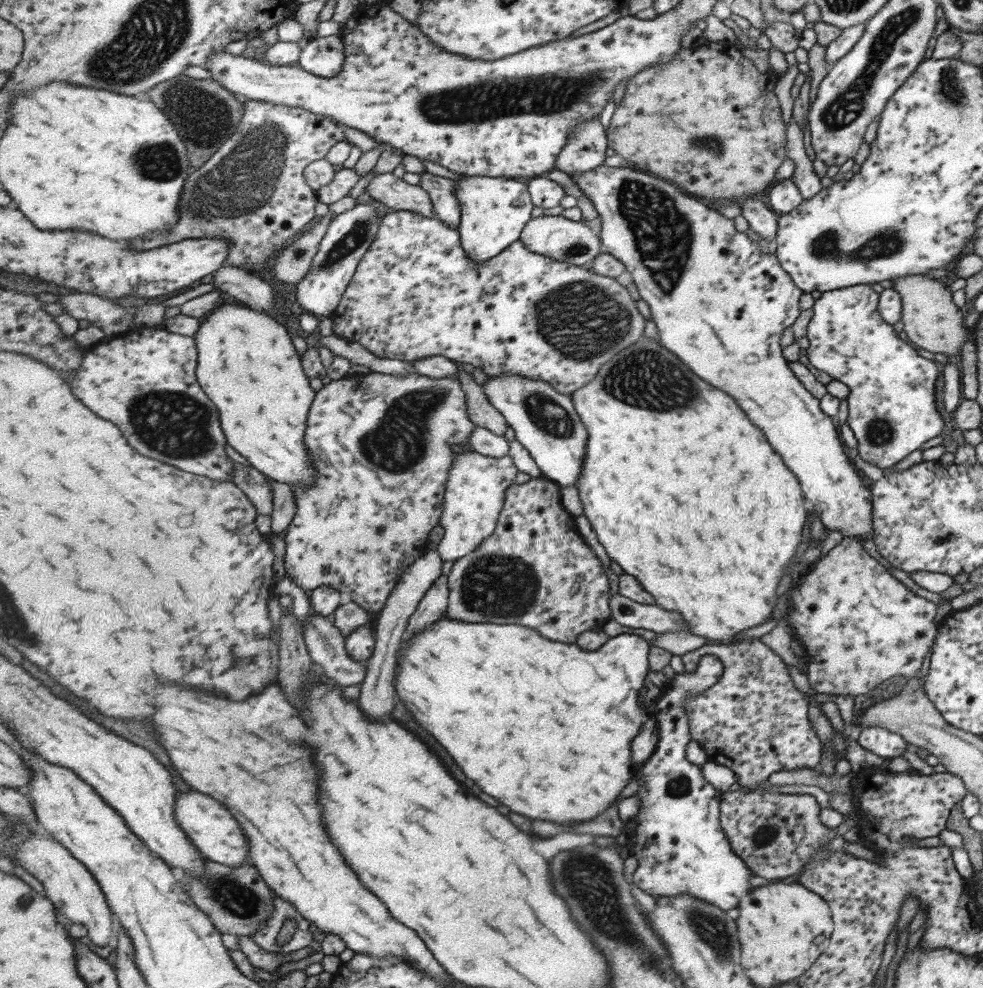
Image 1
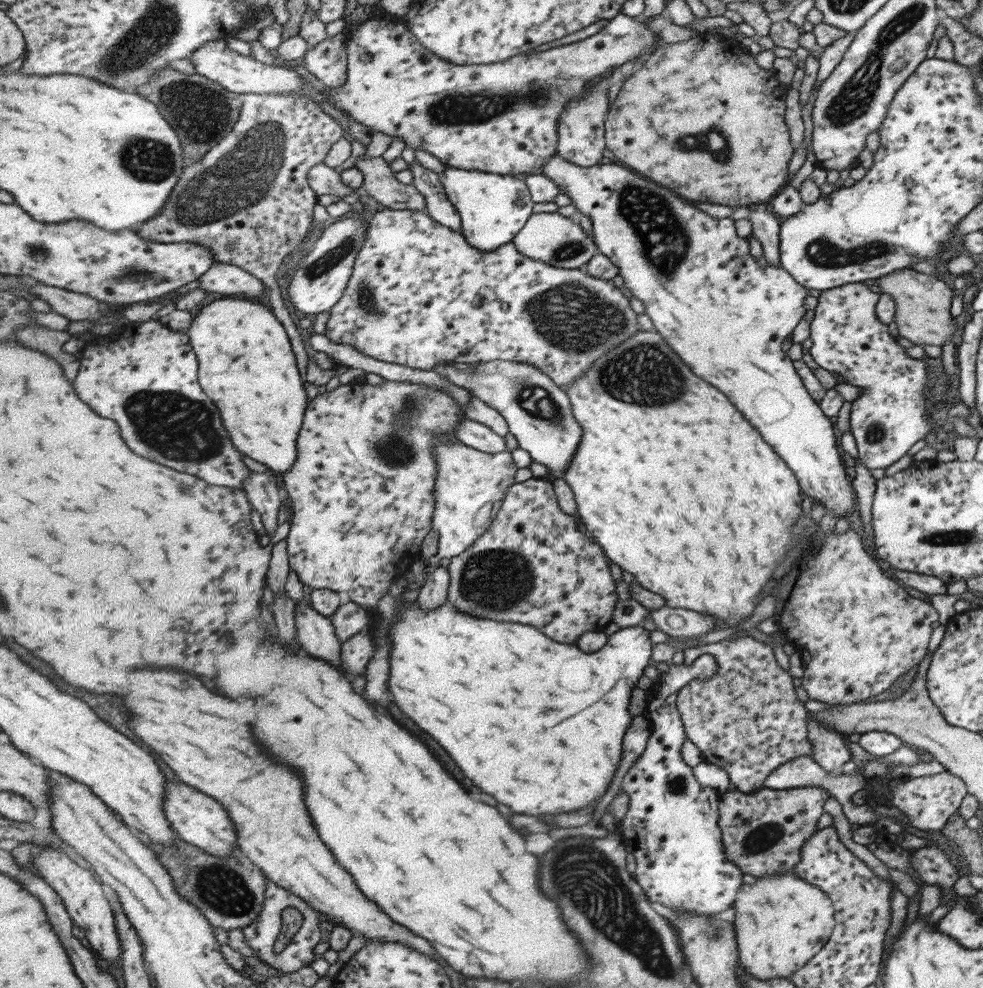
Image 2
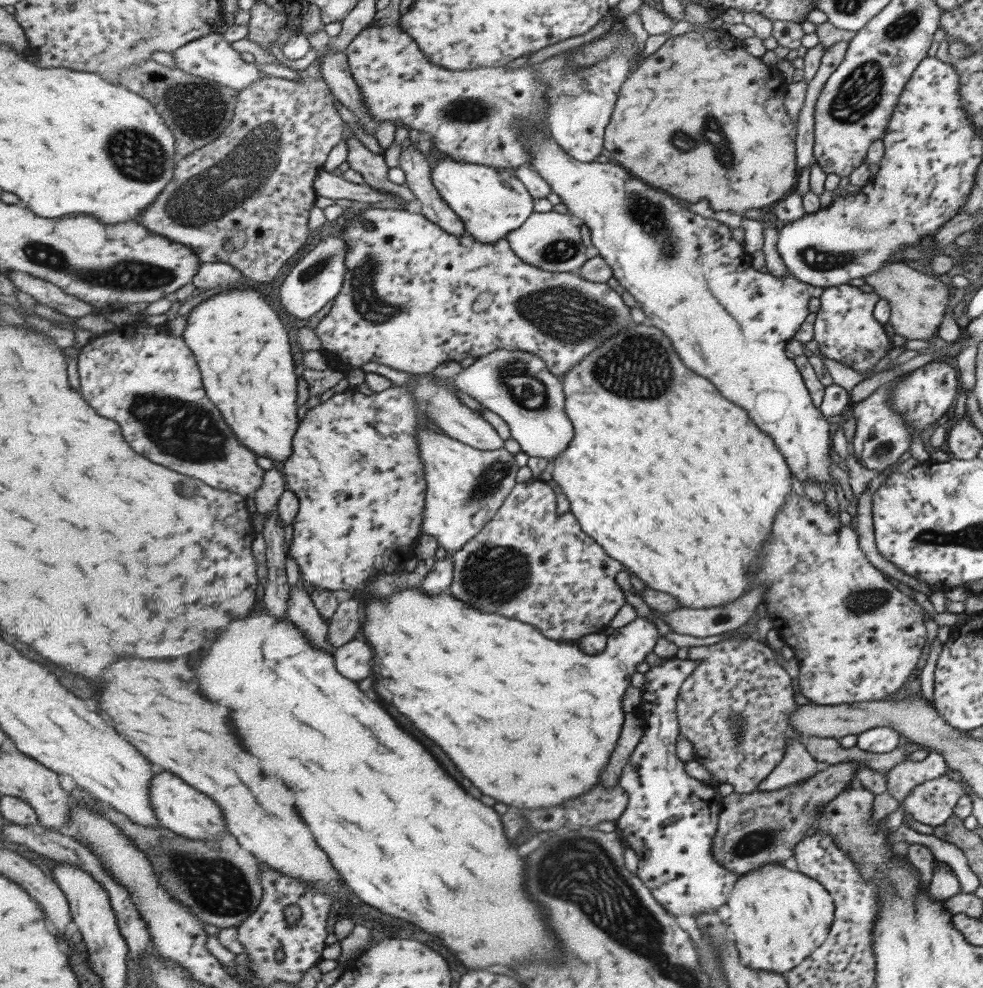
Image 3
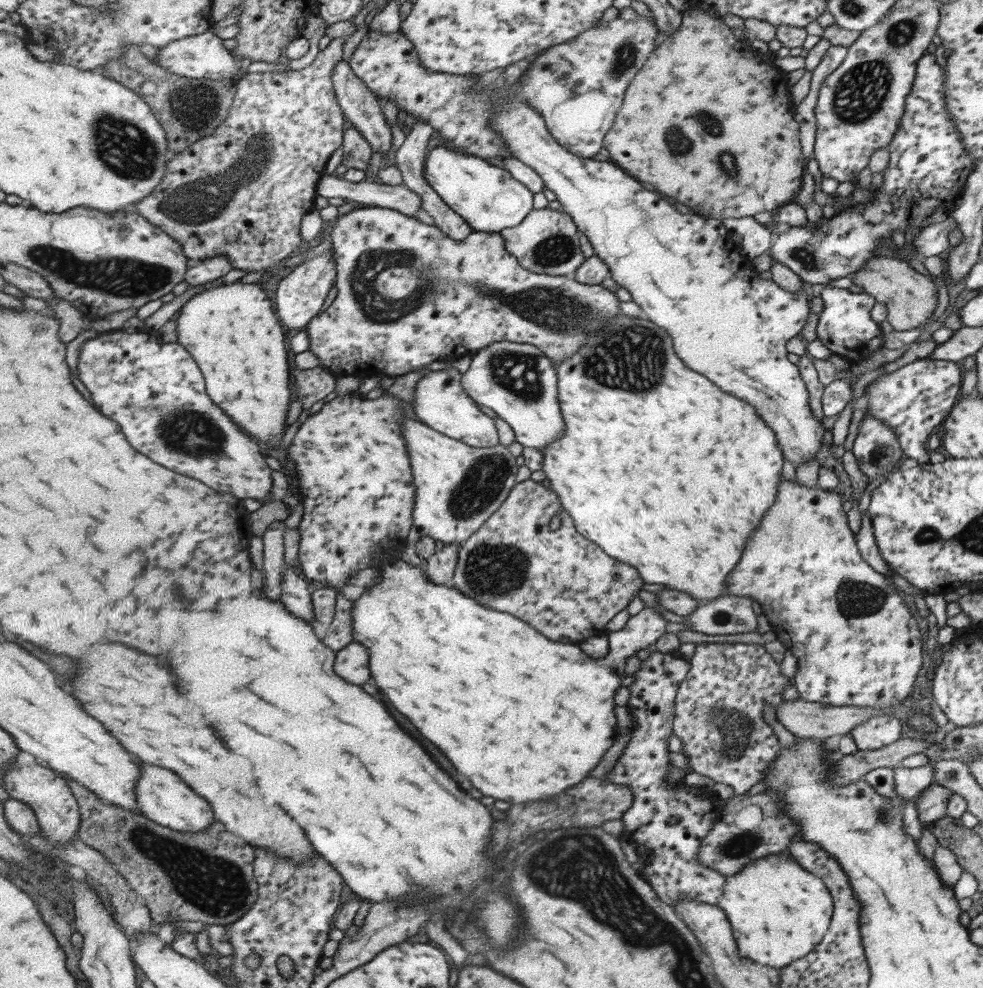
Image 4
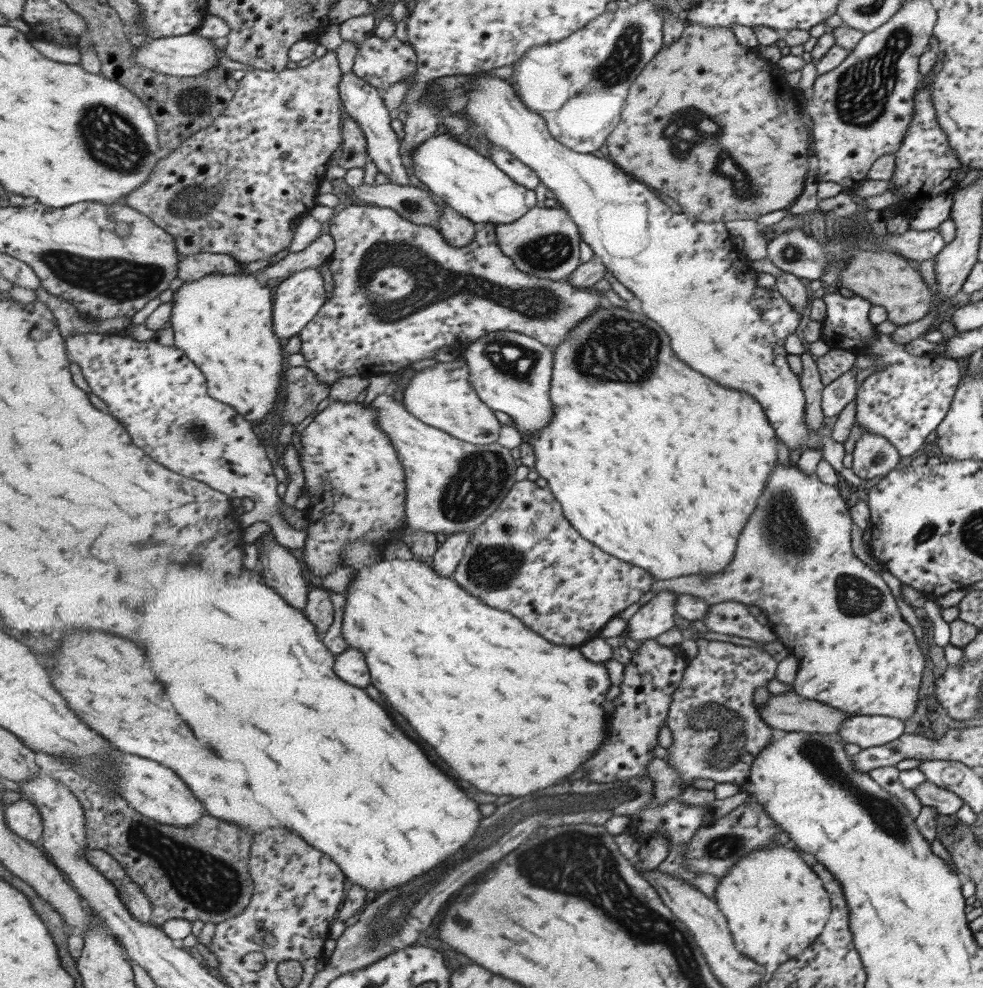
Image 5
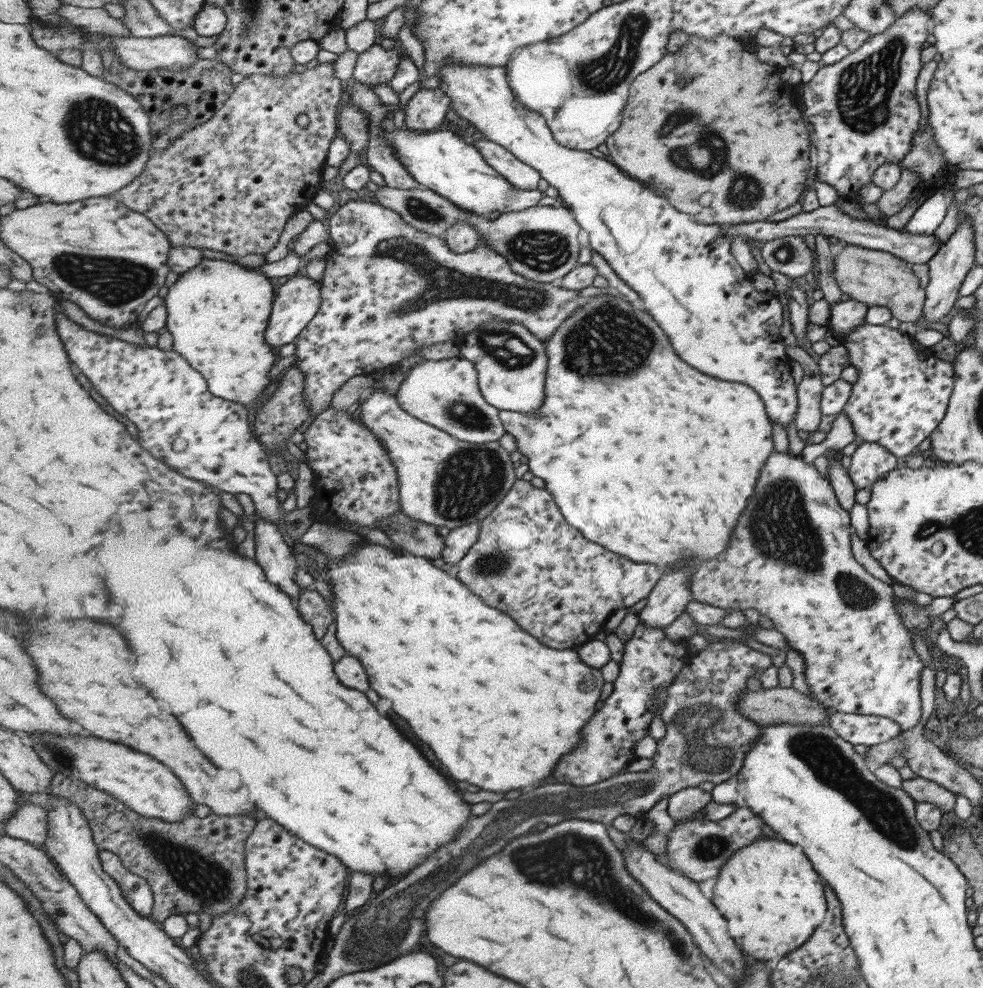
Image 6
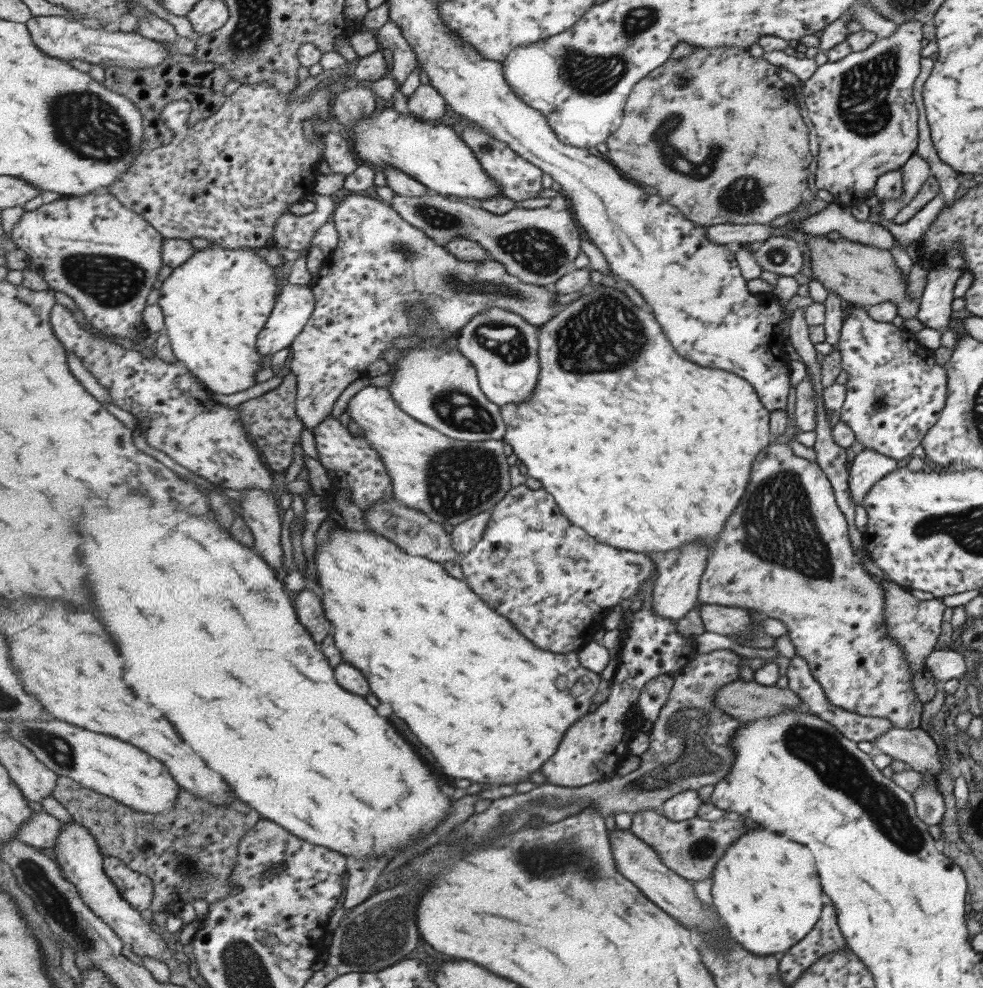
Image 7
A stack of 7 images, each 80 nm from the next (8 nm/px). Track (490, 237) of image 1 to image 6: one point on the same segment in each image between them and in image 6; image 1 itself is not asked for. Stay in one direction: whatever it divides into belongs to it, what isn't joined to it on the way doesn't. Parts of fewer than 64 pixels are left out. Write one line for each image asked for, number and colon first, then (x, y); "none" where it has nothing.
2: (494, 207)
3: (492, 202)
4: (490, 198)
5: (457, 174)
6: (441, 161)

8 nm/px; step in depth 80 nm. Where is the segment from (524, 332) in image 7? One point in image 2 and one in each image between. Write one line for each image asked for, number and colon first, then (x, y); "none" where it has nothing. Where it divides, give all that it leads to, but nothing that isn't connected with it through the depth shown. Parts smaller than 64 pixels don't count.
2: (539, 412)
3: (518, 385)
4: (518, 381)
5: (512, 372)
6: (512, 361)

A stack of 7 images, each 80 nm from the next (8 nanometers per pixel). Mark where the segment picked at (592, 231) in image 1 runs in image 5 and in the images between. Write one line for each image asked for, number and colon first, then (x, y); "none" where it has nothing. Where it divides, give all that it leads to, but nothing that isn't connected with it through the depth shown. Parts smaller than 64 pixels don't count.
2: (550, 237)
3: (549, 240)
4: (548, 241)
5: (545, 242)

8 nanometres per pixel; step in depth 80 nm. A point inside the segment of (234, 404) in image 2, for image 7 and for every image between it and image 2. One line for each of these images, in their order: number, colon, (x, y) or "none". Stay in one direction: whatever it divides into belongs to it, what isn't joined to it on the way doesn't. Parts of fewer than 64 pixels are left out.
3: (245, 354)
4: (232, 331)
5: (225, 323)
6: (218, 312)
7: (215, 306)

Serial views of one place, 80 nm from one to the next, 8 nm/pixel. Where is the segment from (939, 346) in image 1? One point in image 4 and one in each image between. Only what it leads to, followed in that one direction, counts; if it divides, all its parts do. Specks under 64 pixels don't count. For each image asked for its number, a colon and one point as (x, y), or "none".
2: (921, 302)
3: (916, 300)
4: (910, 298)

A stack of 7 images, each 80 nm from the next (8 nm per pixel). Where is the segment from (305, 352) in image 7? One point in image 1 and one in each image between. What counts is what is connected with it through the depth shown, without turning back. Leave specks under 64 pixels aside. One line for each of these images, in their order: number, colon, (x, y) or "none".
1: (416, 293)
2: (420, 294)
3: (415, 296)
4: (408, 294)
5: (401, 292)
6: (389, 288)

